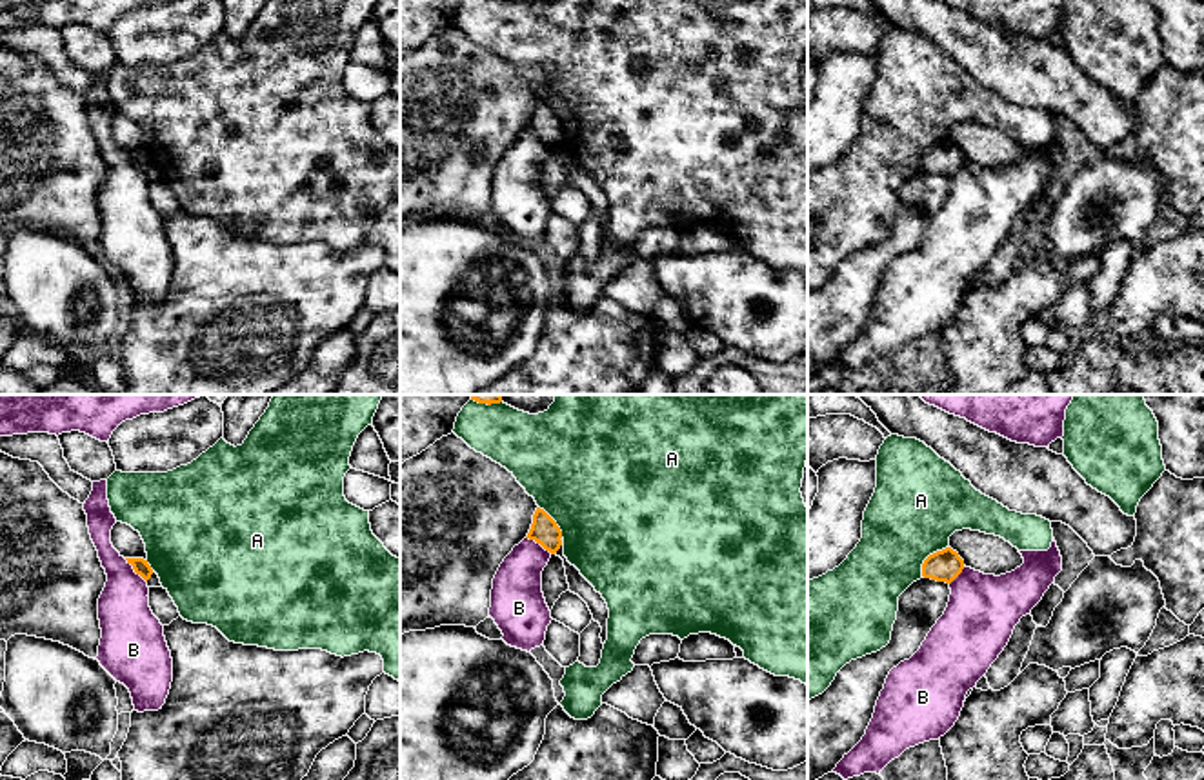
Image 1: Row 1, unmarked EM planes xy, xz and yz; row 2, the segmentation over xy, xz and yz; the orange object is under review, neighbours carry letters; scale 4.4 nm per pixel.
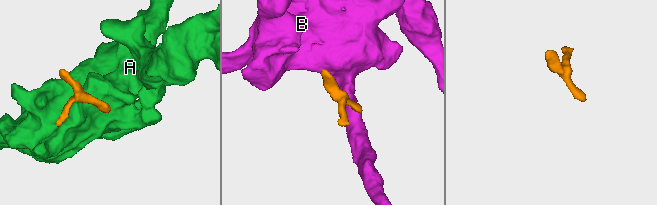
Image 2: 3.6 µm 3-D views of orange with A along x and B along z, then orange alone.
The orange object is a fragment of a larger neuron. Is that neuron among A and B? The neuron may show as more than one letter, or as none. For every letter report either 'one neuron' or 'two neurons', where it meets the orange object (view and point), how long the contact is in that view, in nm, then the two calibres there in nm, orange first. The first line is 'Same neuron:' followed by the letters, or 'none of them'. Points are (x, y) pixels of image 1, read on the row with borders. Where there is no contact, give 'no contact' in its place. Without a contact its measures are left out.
Same neuron: none of them
A: two neurons | yz (928, 557) | 180 nm | 140/400 nm
B: two neurons | xy (135, 571) | 150 nm | 70/240 nm

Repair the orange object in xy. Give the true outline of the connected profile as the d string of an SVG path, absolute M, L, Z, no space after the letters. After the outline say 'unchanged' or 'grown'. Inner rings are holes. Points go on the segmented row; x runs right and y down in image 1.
M125 558L125 560L127 564L133 565L135 573L147 582L147 587L162 587L158 575L151 569L147 560L144 558Z; grown

